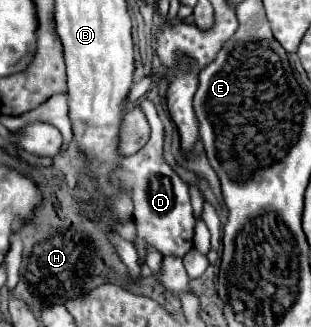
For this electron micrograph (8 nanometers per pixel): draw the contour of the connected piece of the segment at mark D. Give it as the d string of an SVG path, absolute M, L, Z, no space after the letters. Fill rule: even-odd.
M150 99L140 103L144 113L148 115L148 123L152 127L150 141L134 155L126 157L120 171L116 171L114 179L124 183L132 191L134 201L134 223L138 227L138 255L144 259L146 245L152 243L162 255L180 255L184 257L192 249L194 237L194 213L190 205L188 185L178 177L172 165L164 159L164 125L158 117L156 105Z

